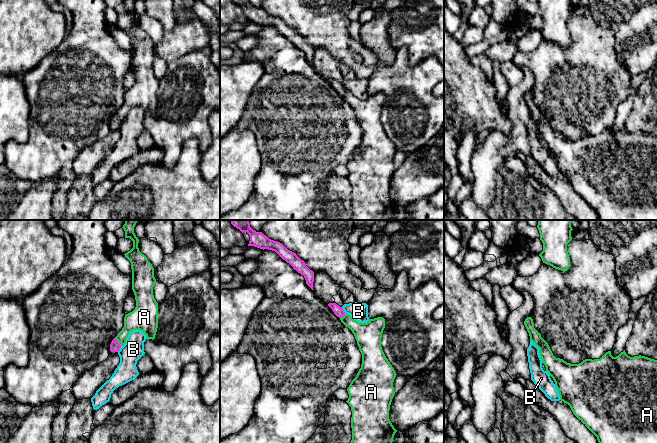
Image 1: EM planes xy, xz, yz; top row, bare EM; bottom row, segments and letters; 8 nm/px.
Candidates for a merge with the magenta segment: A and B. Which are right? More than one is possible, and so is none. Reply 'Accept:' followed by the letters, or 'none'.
Accept: A

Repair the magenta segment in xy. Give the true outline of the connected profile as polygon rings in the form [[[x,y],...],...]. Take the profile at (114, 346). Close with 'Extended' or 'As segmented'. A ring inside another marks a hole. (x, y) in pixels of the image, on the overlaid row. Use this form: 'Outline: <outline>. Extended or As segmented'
Outline: [[[125,220],[123,229],[125,238],[133,241],[133,248],[125,253],[125,257],[131,263],[132,290],[135,295],[136,307],[124,317],[124,327],[112,340],[111,352],[118,352],[126,343],[131,331],[142,331],[147,339],[155,339],[158,328],[158,303],[153,295],[153,287],[156,283],[154,268],[147,257],[139,251],[139,239],[134,233],[137,220]]]. Extended

